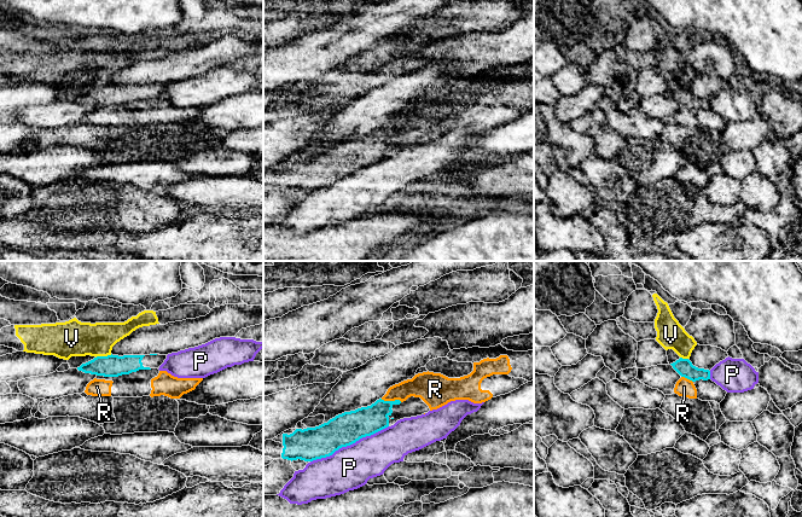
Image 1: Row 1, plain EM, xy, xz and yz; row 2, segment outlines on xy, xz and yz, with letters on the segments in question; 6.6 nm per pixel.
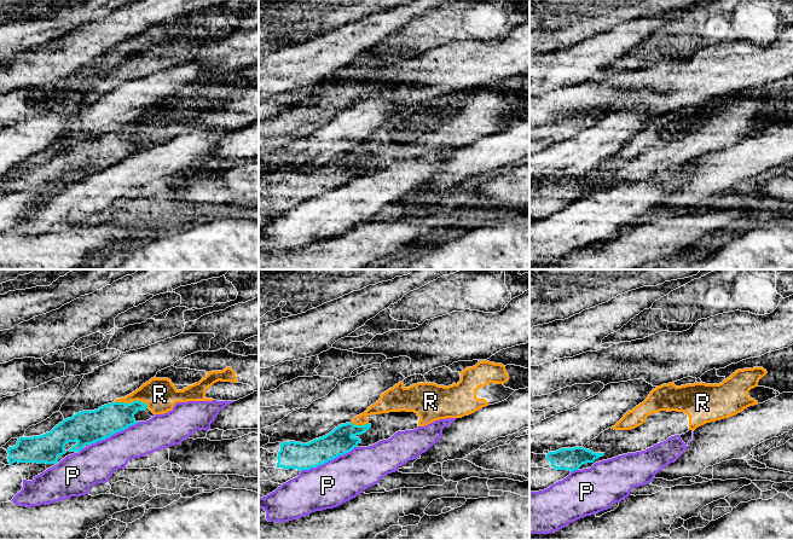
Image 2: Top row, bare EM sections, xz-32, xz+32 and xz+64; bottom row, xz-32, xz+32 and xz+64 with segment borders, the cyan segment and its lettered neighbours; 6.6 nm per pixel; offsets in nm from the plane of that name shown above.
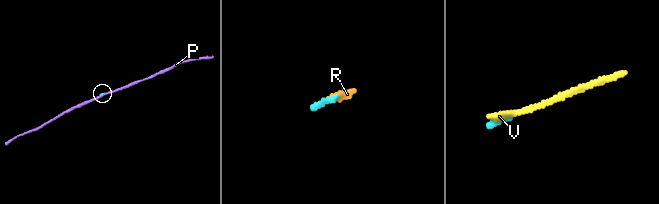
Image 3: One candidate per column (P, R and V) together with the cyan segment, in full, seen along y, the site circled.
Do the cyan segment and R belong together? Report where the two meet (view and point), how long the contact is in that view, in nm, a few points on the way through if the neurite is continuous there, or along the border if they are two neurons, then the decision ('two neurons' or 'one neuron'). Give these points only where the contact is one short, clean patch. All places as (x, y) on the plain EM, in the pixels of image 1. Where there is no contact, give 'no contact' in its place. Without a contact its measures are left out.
contact xz (391, 131); length 140 nm; two neurons

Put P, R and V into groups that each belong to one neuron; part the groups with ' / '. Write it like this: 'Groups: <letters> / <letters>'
Groups: P / R / V

